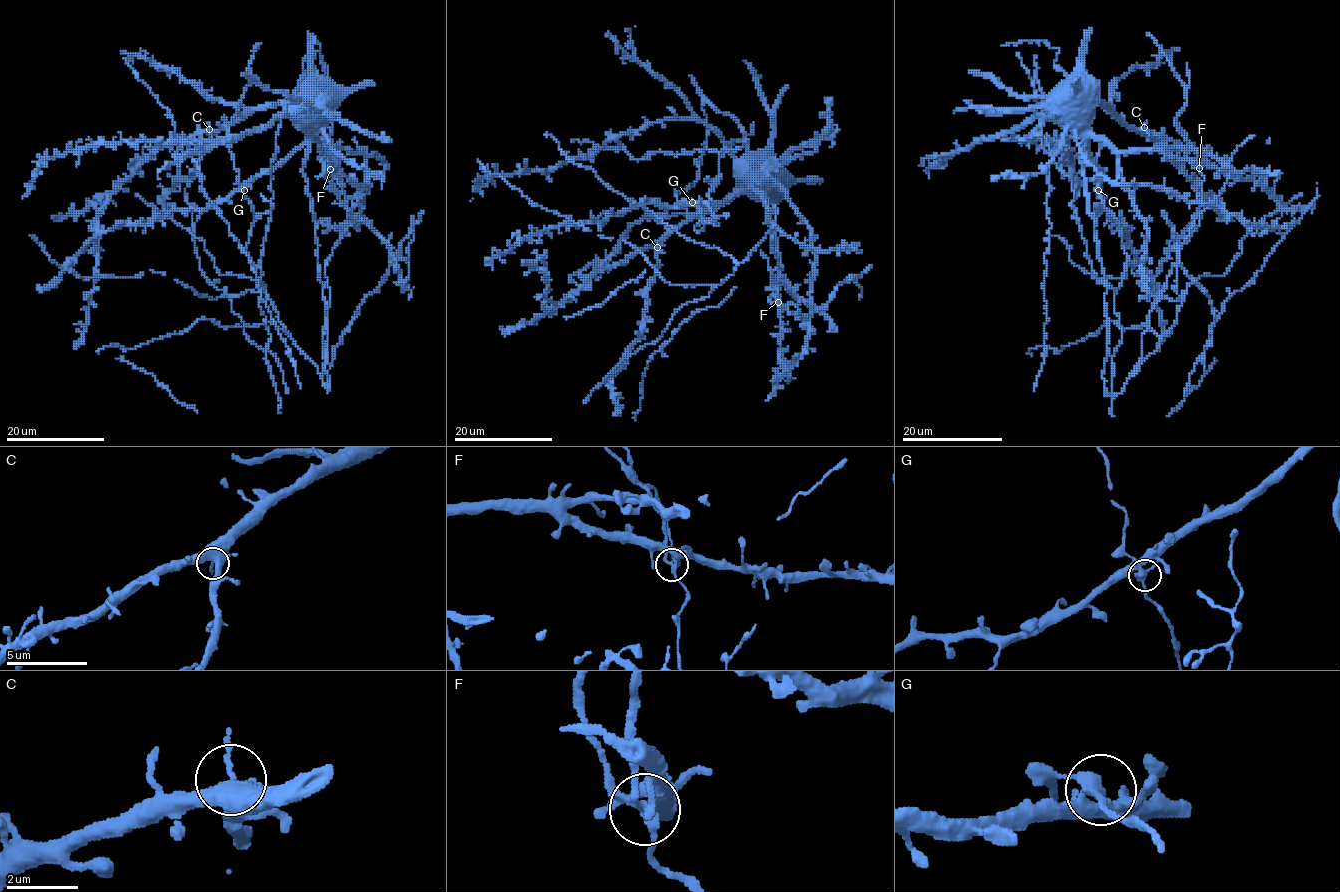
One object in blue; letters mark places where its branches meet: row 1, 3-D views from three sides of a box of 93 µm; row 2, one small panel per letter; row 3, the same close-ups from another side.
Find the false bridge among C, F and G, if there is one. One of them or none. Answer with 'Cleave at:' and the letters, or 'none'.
Cleave at: F

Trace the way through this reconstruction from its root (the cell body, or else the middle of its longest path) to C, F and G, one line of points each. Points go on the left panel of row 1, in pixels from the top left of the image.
C: (317, 119), (307, 119), (287, 103), (275, 103), (254, 108), (216, 130), (209, 129)
F: (317, 119), (318, 145), (323, 152), (331, 152), (329, 168)
G: (317, 119), (318, 128), (305, 141), (271, 168), (262, 172), (244, 191)

